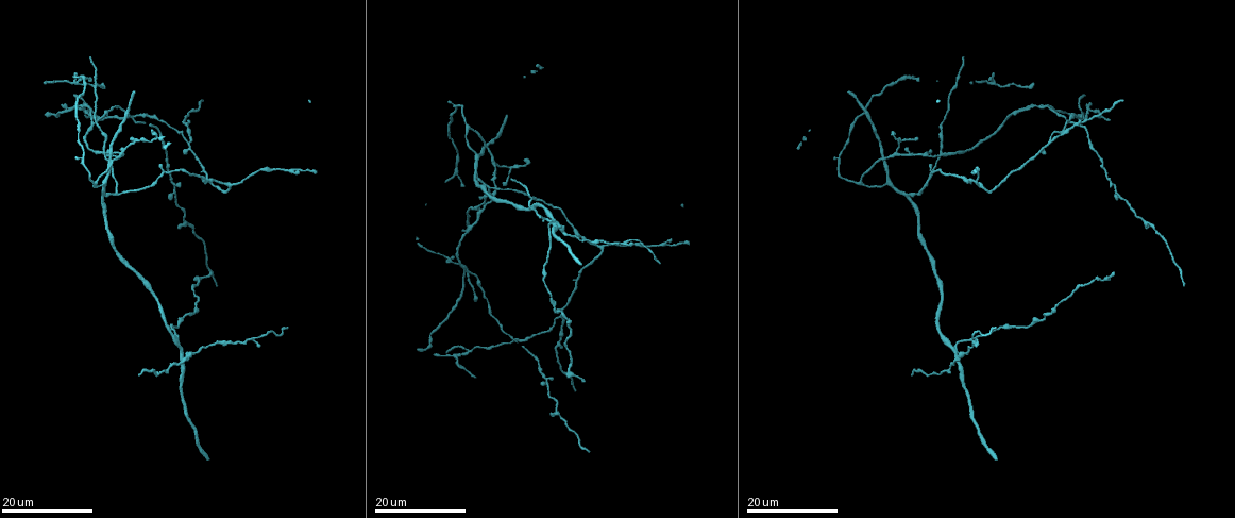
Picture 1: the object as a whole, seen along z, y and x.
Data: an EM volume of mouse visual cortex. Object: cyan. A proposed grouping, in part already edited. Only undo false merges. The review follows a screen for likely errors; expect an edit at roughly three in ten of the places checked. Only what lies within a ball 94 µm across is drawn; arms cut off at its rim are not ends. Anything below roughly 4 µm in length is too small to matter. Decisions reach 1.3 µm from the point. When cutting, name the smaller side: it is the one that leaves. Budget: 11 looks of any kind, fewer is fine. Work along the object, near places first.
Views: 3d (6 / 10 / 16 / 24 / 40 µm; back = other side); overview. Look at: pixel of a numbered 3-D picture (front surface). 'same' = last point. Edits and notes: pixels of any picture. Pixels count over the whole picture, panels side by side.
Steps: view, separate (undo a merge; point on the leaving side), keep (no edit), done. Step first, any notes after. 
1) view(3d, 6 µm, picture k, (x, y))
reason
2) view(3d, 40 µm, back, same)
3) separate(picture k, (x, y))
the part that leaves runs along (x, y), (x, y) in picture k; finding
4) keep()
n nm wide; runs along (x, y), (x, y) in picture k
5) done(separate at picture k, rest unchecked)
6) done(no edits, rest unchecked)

view(3d, 16 µm, picture 1, (189, 143))
three-way junction

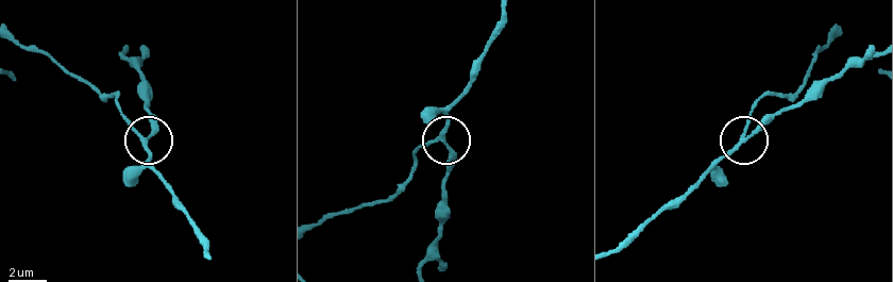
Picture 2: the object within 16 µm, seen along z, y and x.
view(3d, 6 µm, picture 2, (742, 138))

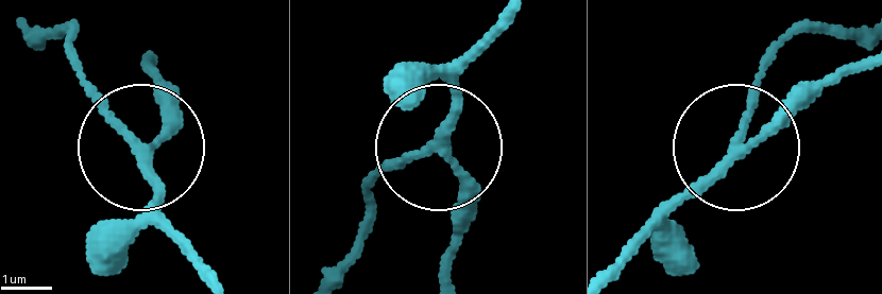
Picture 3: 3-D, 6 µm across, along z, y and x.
keep()
3 arms; runs along (510, 18), (451, 94), (443, 158), (463, 195), (463, 242) in picture 3; continuous, no second neuron

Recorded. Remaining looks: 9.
view(3d, 16 µm, picture 1, (469, 352))
a fork

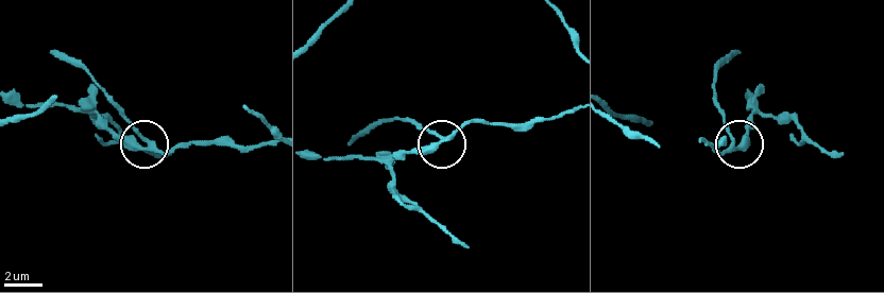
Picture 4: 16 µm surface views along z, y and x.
view(3d, 10 µm, picture 4, (734, 138))

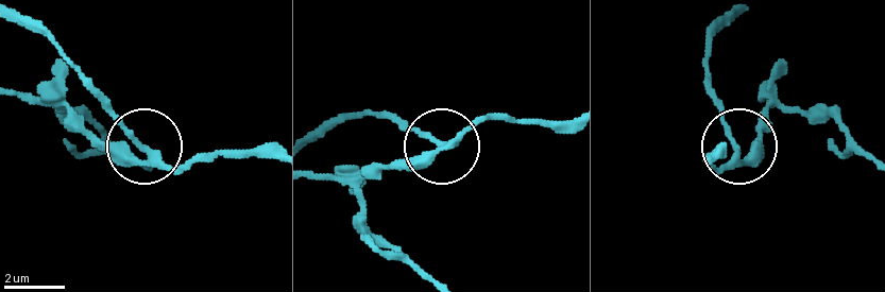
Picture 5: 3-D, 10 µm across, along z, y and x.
view(3d, 6 µm, picture 5, (436, 143))

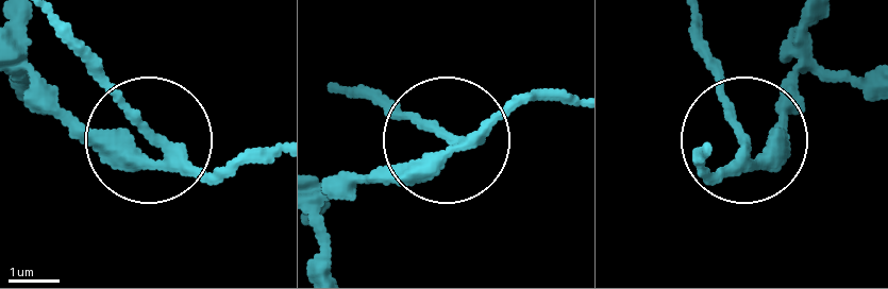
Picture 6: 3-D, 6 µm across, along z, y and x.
separate(picture 6, (107, 137))
3 arms; two neurons meet here

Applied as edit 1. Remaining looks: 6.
view(overview)
redraw

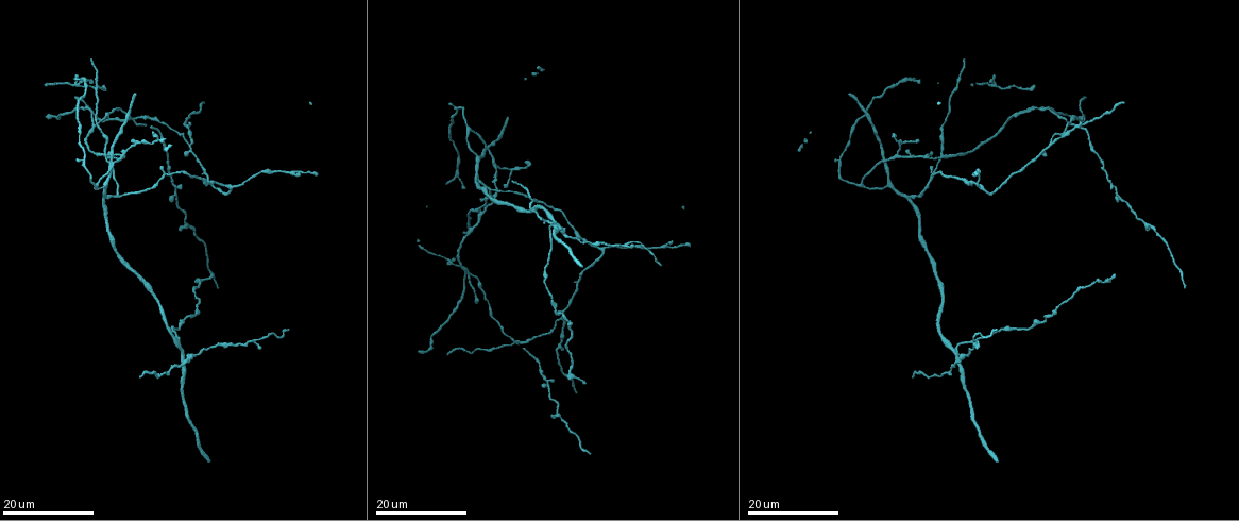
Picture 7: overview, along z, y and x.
view(3d, 16 µm, picture 7, (494, 165))
three arms meet

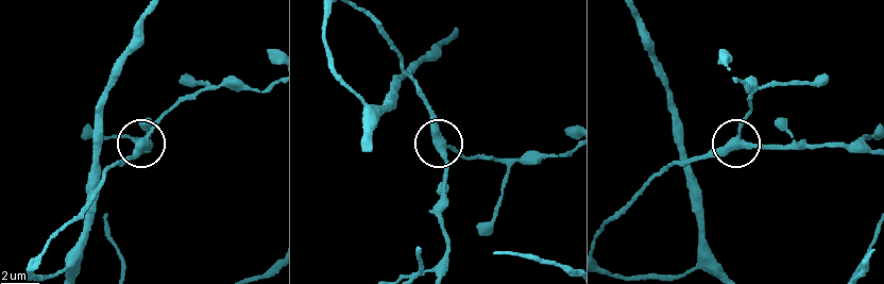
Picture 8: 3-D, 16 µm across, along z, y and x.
view(3d, 6 µm, picture 8, (734, 138))
closer look

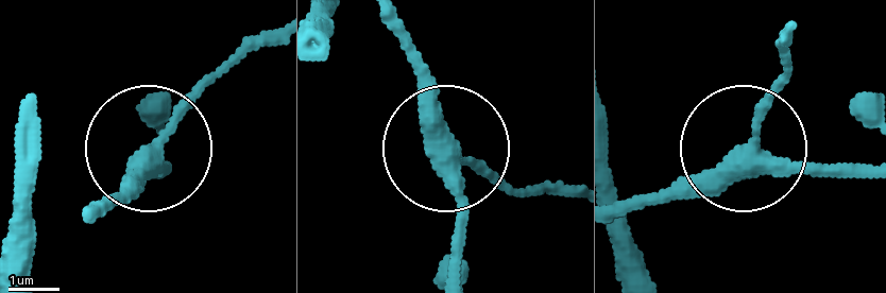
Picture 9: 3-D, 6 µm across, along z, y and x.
keep()
runs along (613, 211), (715, 173), (790, 64) in picture 9; all the same neuron

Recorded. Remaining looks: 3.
view(3d, 16 µm, picture 7, (197, 310))

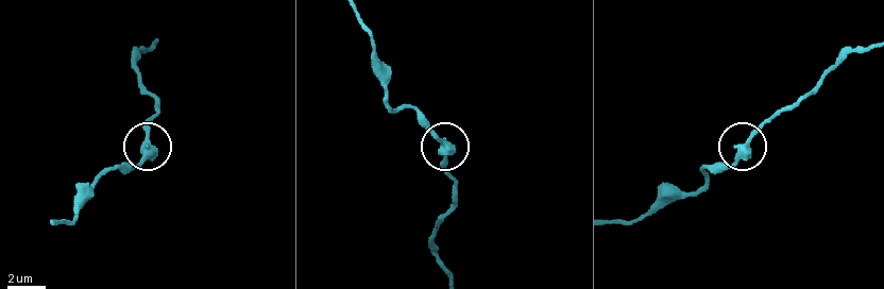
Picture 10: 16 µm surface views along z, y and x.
view(3d, 10 µm, picture 10, (146, 139))

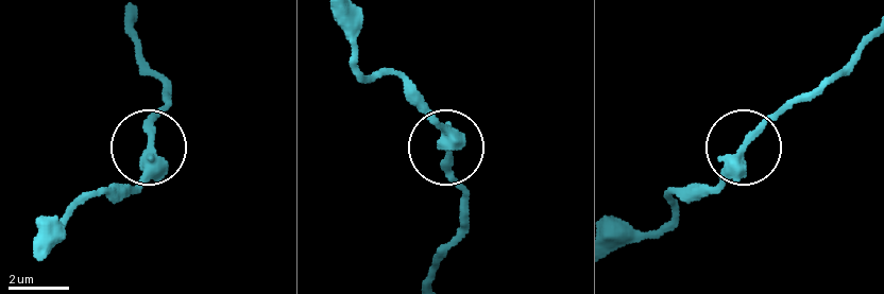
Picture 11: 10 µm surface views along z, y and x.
keep()
runs along (346, 21), (359, 67), (397, 78), (441, 125), (458, 202) in picture 11; continuous, no second neuron

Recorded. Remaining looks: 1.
done(separate at picture 6, rest unchecked)

